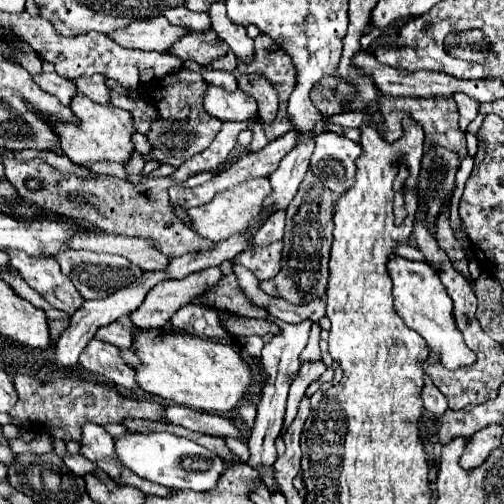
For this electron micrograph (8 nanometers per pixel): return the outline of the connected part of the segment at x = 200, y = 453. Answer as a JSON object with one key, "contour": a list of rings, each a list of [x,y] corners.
{"contour":[[[125,433],[115,437],[115,459],[137,473],[139,477],[159,483],[171,489],[191,489],[207,491],[215,487],[215,481],[223,475],[225,467],[221,457],[209,455],[211,451],[197,445],[195,441],[177,437],[173,433]]]}

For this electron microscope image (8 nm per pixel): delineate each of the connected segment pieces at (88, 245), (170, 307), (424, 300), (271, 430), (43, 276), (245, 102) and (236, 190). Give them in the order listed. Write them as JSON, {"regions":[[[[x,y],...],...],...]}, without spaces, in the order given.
{"regions":[[[[91,233],[91,235],[77,235],[71,241],[67,241],[71,249],[87,249],[87,251],[103,251],[103,253],[117,253],[125,259],[129,259],[133,265],[151,271],[151,269],[163,269],[167,265],[167,257],[163,257],[151,241],[143,239],[129,239],[109,233]]],[[[219,267],[205,269],[203,273],[191,273],[191,277],[185,279],[169,279],[155,285],[155,289],[149,291],[145,301],[129,315],[131,323],[137,327],[163,327],[171,313],[175,313],[179,307],[191,303],[197,295],[205,293],[207,287],[215,285],[223,273]]],[[[397,255],[389,257],[387,271],[393,281],[395,311],[411,329],[415,329],[427,341],[431,351],[439,353],[443,365],[447,369],[459,369],[463,365],[475,363],[475,355],[471,353],[471,349],[467,349],[463,335],[455,329],[455,323],[451,319],[451,299],[447,297],[439,275],[423,261],[409,261]]],[[[275,321],[281,329],[281,335],[275,335],[261,351],[261,361],[263,361],[263,369],[267,373],[265,379],[265,387],[261,393],[261,403],[257,405],[257,419],[255,419],[255,427],[251,429],[251,437],[249,437],[249,451],[251,457],[247,461],[247,465],[255,467],[259,471],[259,479],[267,485],[267,489],[271,493],[277,493],[277,483],[273,477],[273,463],[277,459],[277,451],[275,451],[275,439],[279,437],[279,431],[283,427],[283,415],[285,415],[285,401],[287,401],[287,393],[289,393],[289,385],[291,381],[287,381],[287,377],[291,377],[291,373],[299,371],[299,355],[307,345],[309,339],[309,329],[313,325],[313,321],[301,321],[297,325],[287,325],[283,321]]],[[[1,249],[9,255],[9,265],[19,273],[19,277],[35,289],[47,303],[53,307],[67,311],[69,315],[79,309],[83,303],[83,297],[79,297],[79,291],[63,277],[59,263],[51,257],[31,257],[19,249]]],[[[207,85],[203,107],[209,115],[221,121],[247,121],[257,115],[257,105],[251,95],[243,91],[225,91],[223,87]]],[[[267,177],[249,179],[249,181],[243,181],[227,191],[221,191],[207,205],[187,211],[189,221],[191,221],[191,229],[199,237],[203,237],[211,243],[219,243],[219,241],[227,239],[231,233],[243,233],[249,227],[259,227],[261,225],[261,205],[269,193],[271,193],[271,185],[269,185]]]]}

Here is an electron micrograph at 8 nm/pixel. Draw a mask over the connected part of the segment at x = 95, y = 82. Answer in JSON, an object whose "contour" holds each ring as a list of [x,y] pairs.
{"contour":[[[91,75],[91,77],[77,77],[73,79],[75,87],[79,93],[87,95],[91,101],[95,103],[107,103],[107,97],[111,93],[111,89],[107,89],[103,75]]]}

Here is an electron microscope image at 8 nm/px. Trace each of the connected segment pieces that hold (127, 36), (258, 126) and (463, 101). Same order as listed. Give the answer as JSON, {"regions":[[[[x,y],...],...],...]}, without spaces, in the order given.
{"regions":[[[[153,17],[149,21],[133,21],[131,25],[117,29],[109,37],[125,49],[165,53],[185,33],[187,31],[183,27],[167,25],[167,21],[163,21],[161,17]]],[[[260,120],[253,124],[252,132],[253,132],[253,137],[249,145],[249,151],[257,152],[261,150],[263,147],[265,147],[267,143],[269,143],[265,135],[265,132],[263,130],[263,124]]],[[[457,93],[453,95],[457,107],[459,107],[459,125],[463,129],[463,133],[467,133],[467,125],[477,117],[479,113],[479,101],[463,95],[463,93]]]]}

